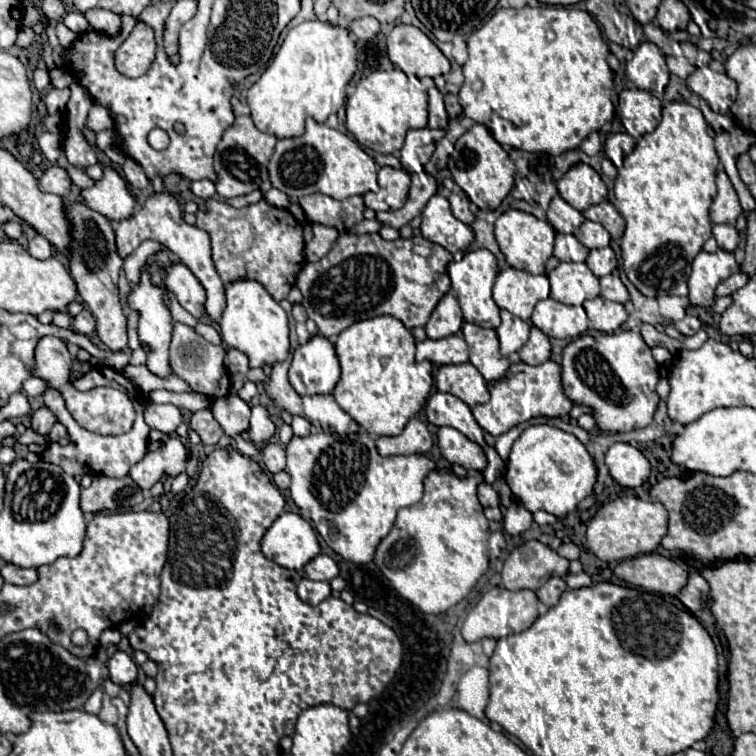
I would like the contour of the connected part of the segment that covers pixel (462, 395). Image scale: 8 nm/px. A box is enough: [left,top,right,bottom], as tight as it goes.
[435,363,489,407]

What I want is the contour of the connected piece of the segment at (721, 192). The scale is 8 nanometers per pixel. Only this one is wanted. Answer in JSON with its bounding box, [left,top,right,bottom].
[709,171,741,225]

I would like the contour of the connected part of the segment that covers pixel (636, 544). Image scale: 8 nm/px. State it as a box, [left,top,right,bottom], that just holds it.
[587,497,669,561]

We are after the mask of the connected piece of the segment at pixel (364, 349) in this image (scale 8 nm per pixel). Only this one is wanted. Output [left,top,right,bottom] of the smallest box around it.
[333,315,433,435]

